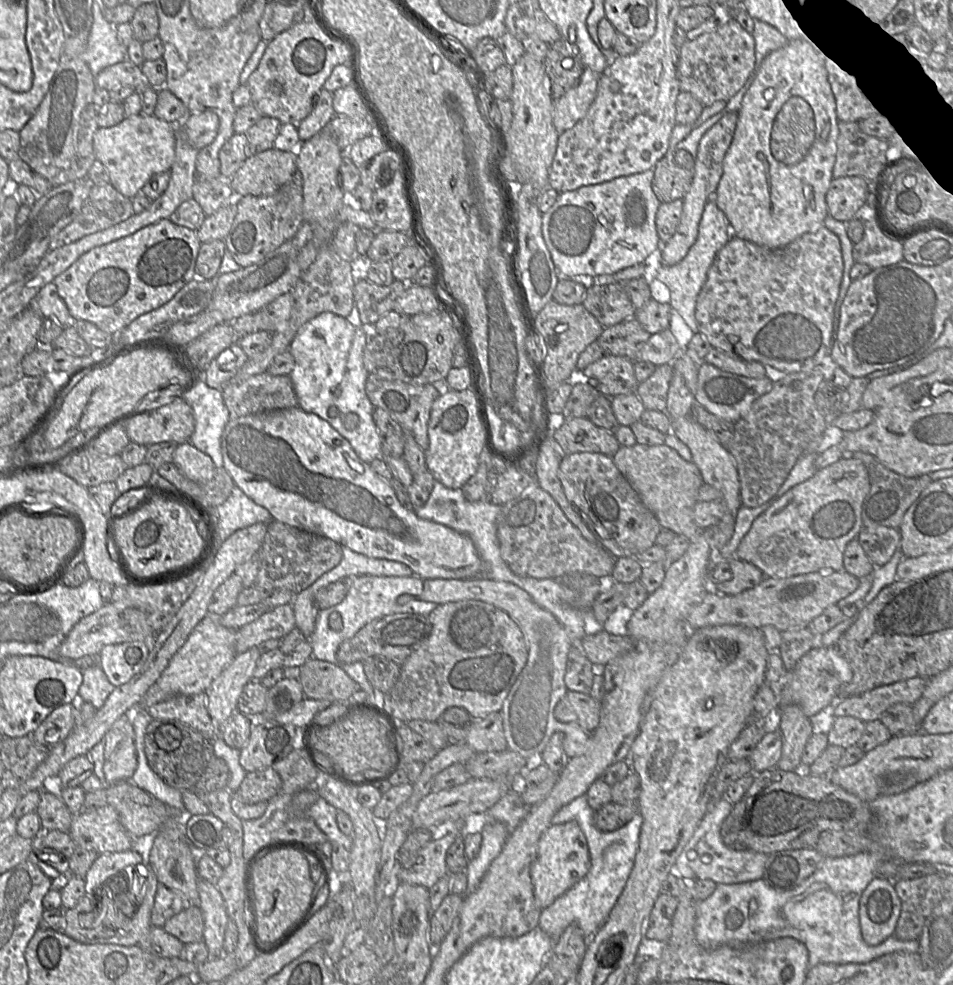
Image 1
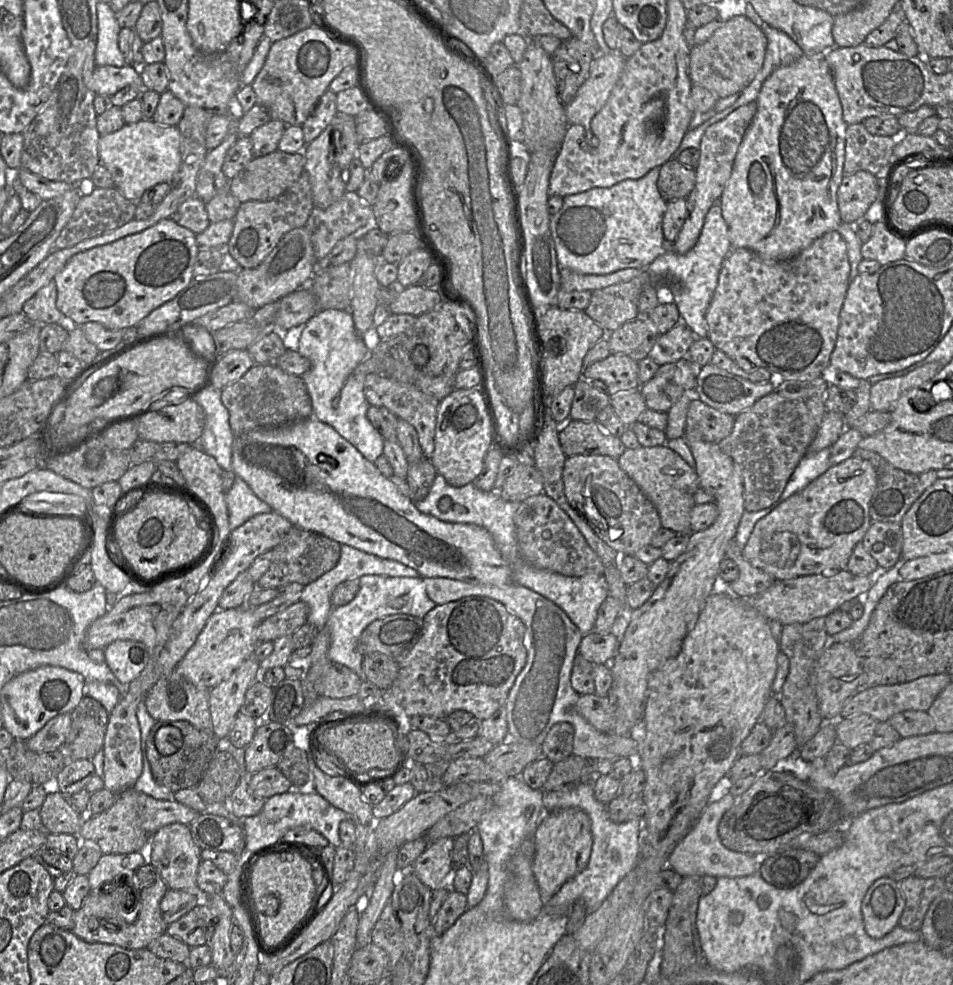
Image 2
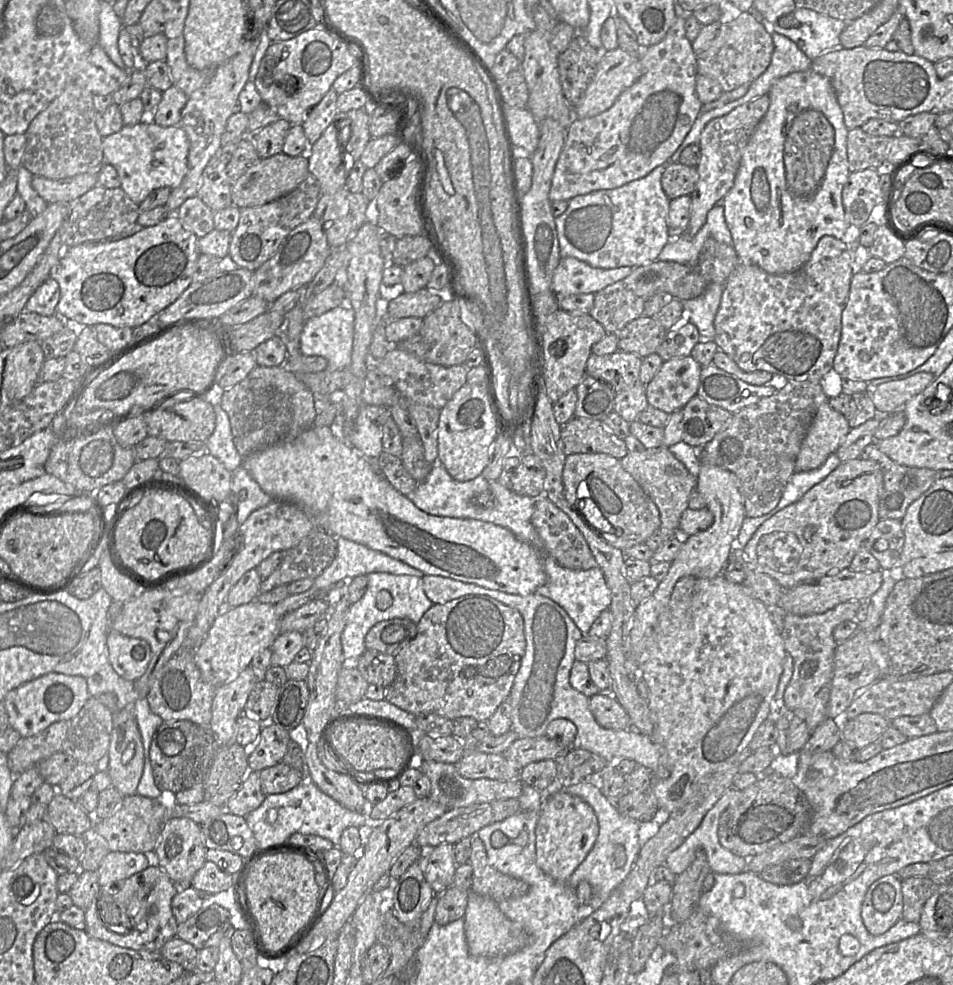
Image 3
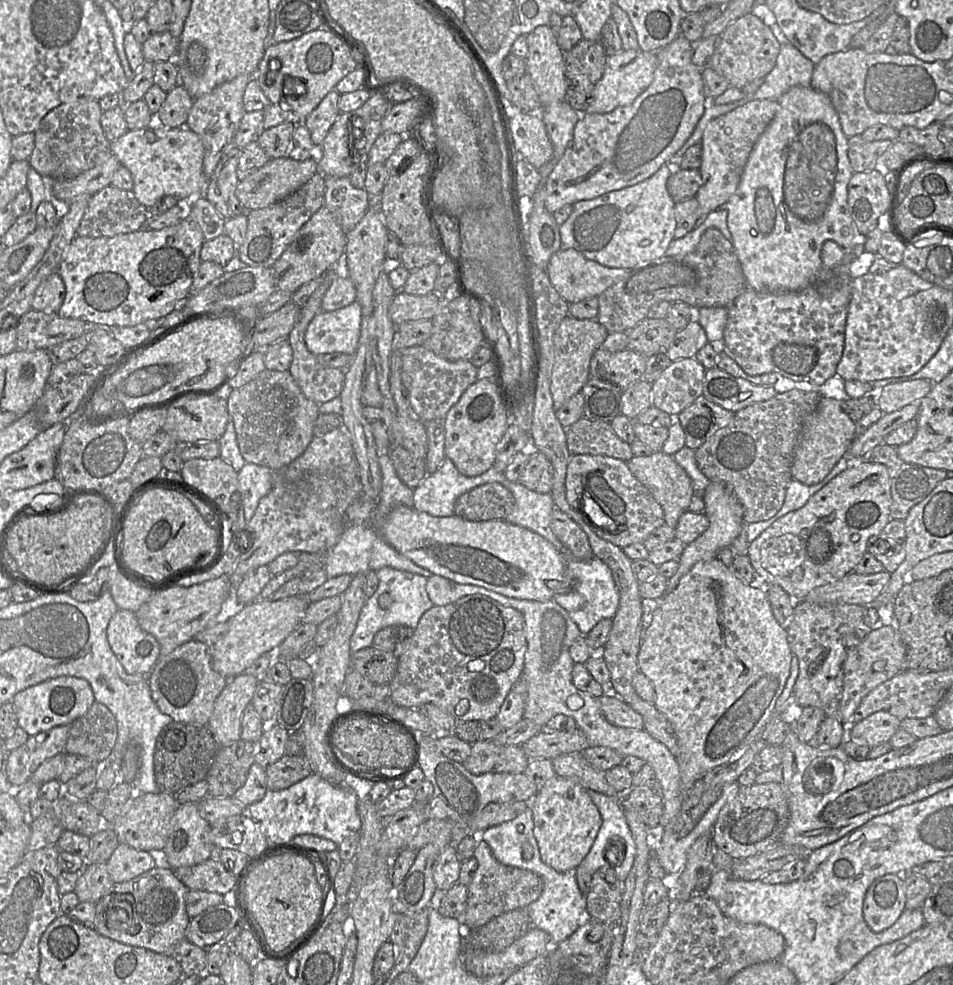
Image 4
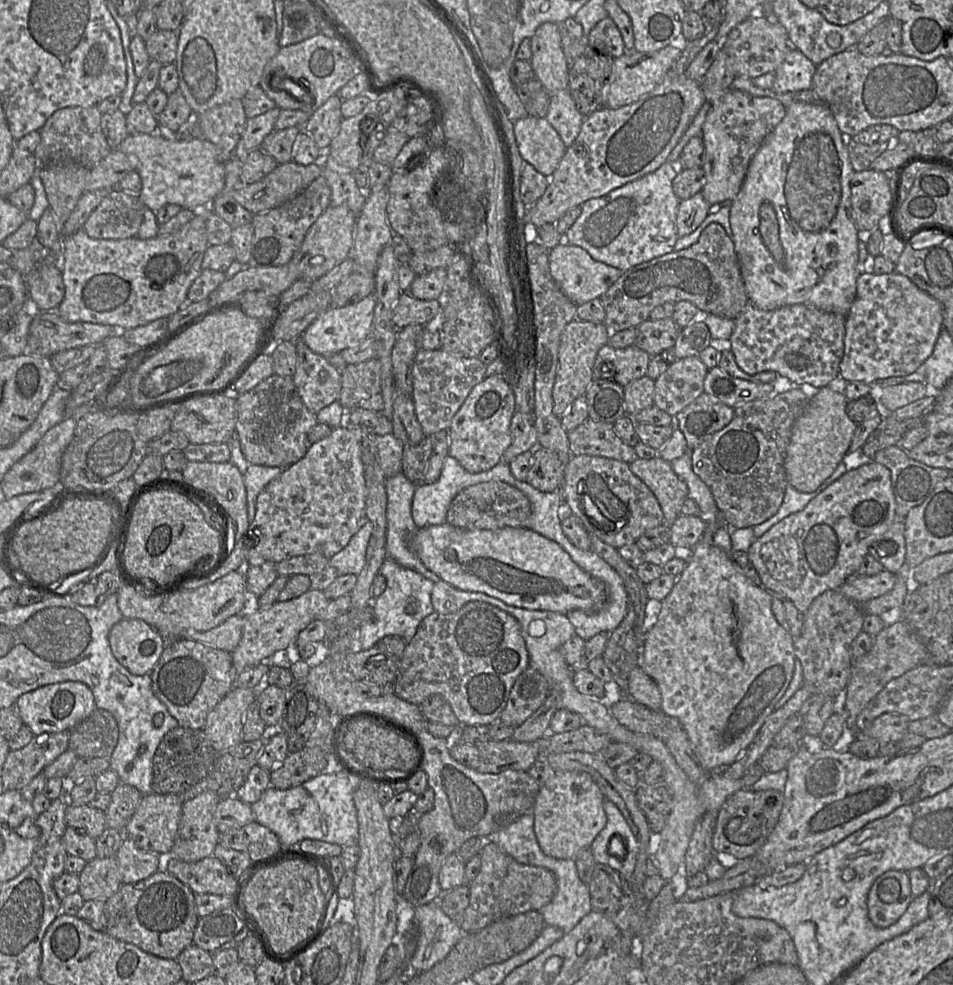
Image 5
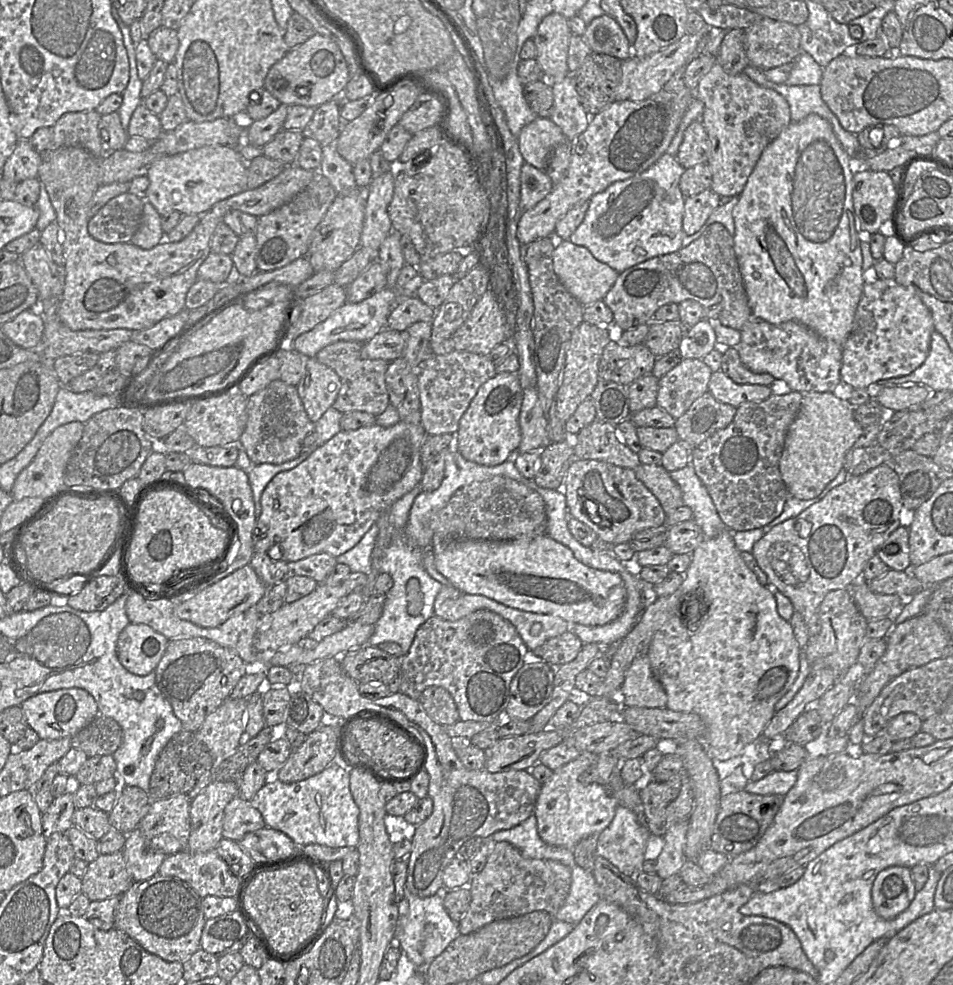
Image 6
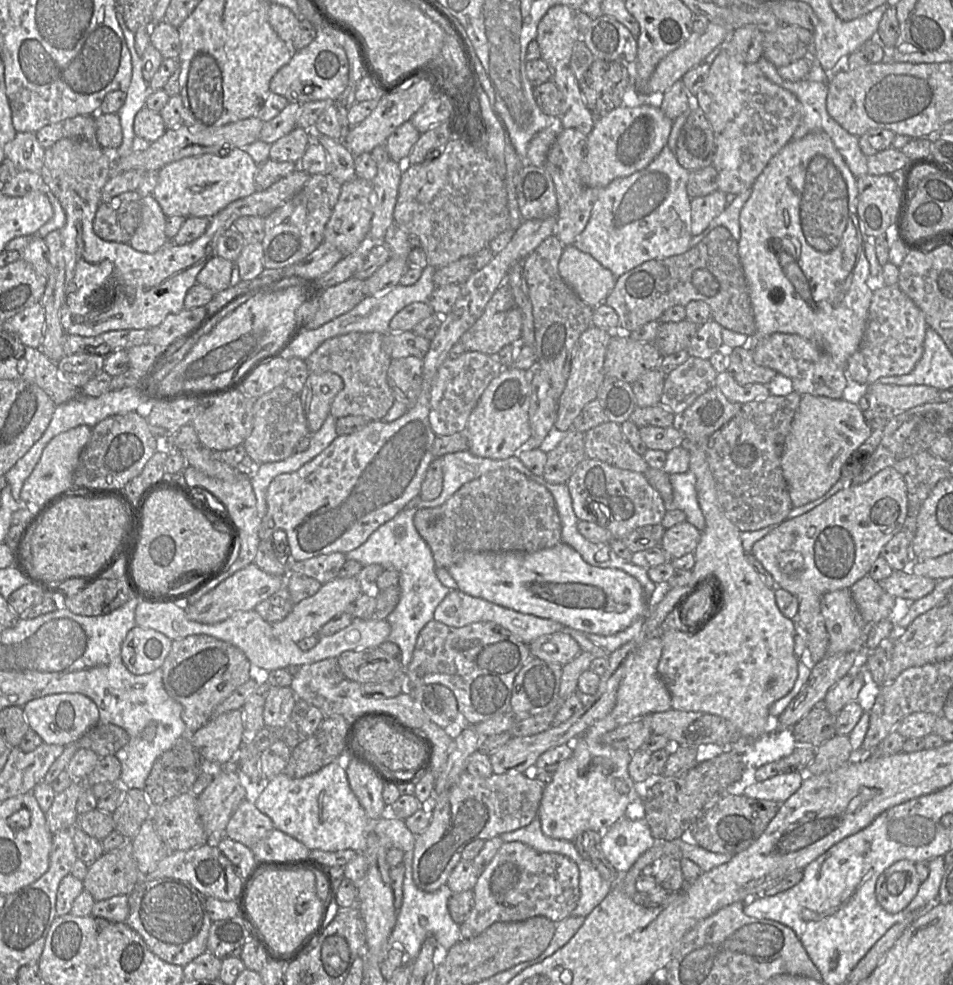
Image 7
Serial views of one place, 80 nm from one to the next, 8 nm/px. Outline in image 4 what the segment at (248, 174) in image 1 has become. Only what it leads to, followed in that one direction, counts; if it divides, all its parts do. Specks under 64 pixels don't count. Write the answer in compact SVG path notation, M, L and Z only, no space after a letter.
M316 155L303 161L293 160L290 157L272 158L239 181L235 195L246 211L261 209L294 193L316 173L318 173Z

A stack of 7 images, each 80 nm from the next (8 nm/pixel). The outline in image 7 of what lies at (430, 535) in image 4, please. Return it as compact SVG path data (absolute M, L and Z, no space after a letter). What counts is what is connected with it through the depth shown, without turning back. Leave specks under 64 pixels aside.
M563 542L534 553L469 553L447 571L456 581L458 589L468 595L524 614L547 618L585 634L613 635L647 615L648 603L643 587L636 578L621 569L592 566L575 549Z

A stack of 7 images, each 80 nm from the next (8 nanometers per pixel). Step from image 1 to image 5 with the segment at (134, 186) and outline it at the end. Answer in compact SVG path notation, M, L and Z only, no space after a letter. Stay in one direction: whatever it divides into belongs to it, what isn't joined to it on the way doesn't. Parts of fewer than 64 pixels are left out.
M158 131L129 134L116 149L134 159L142 181L139 197L153 212L170 203L190 210L207 208L224 188L224 163L218 160L215 144L205 138L182 139Z

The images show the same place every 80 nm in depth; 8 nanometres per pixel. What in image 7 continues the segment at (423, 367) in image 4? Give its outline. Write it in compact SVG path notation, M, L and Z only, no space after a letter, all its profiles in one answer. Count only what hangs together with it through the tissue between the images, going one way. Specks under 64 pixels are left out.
M465 351L455 359L446 359L438 370L431 389L429 423L437 436L464 432L468 418L490 382L503 366L491 356L481 352Z

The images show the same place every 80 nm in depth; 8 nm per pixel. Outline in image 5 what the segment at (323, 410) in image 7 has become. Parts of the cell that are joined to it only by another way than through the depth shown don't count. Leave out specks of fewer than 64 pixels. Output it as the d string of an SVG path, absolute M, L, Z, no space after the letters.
M301 338L293 342L297 351L293 381L308 410L318 414L338 400L342 389L341 375L329 362L329 356L312 352Z

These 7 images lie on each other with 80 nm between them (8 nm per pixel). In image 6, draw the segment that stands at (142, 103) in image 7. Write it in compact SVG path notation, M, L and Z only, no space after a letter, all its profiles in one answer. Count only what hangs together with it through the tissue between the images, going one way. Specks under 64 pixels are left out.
M112 6L112 15L122 32L130 67L129 82L126 89L122 93L122 104L118 109L122 126L126 131L128 131L128 125L134 110L143 102L143 98L141 97L143 81L138 76L136 54L131 38L130 28L120 20L121 17L114 6Z

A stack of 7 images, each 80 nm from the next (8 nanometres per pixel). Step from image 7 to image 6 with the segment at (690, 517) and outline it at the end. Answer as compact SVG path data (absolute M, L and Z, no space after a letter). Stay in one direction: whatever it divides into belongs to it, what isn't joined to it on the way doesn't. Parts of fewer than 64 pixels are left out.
M692 460L687 465L670 472L671 478L682 491L683 505L691 508L692 519L700 526L706 538L714 538L726 527L705 485L695 472Z

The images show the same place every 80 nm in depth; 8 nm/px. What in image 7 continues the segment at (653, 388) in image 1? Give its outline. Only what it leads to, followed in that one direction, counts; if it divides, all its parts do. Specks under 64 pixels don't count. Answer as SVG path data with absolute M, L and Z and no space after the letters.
M689 356L665 376L660 405L680 416L700 395L715 386L716 375L709 359Z

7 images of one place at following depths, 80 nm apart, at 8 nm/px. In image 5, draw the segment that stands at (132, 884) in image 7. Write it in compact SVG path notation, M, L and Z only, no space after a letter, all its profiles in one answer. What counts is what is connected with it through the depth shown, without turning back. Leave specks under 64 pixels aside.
M115 857L95 858L79 873L78 893L84 901L106 900L121 887L121 875Z

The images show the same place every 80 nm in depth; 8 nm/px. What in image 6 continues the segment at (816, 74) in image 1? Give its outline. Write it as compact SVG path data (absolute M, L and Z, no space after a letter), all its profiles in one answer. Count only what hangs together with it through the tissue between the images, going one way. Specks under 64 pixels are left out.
M809 114L798 122L791 121L779 136L764 149L744 189L739 194L739 200L732 212L735 224L734 250L753 316L775 325L795 321L827 340L834 341L839 345L844 344L851 333L856 309L865 284L861 241L859 238L859 231L861 230L857 225L857 216L853 205L854 172L852 158L841 146L831 125L817 114Z

